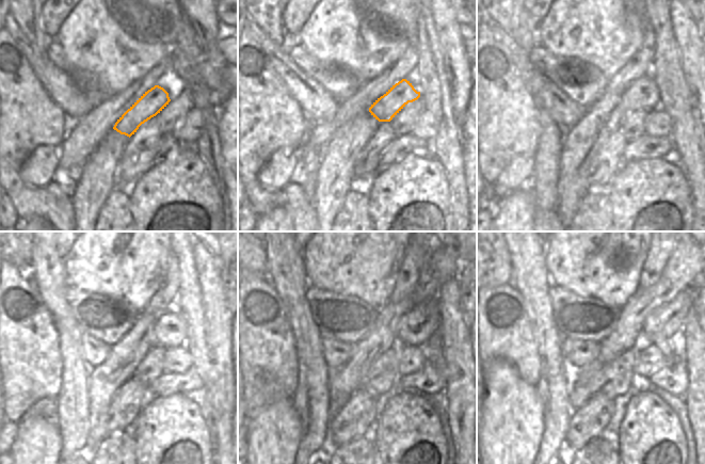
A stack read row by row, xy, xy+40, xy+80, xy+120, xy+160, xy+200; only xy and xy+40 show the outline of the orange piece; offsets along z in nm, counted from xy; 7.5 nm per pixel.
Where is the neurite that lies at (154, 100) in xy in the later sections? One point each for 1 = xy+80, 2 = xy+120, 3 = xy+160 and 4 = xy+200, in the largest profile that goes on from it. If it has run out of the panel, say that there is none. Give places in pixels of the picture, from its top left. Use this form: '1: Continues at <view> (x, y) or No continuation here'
1: Continues at xy+80 (643, 93)
2: Continues at xy+120 (170, 329)
3: Continues at xy+160 (417, 325)
4: Continues at xy+200 (662, 322).

